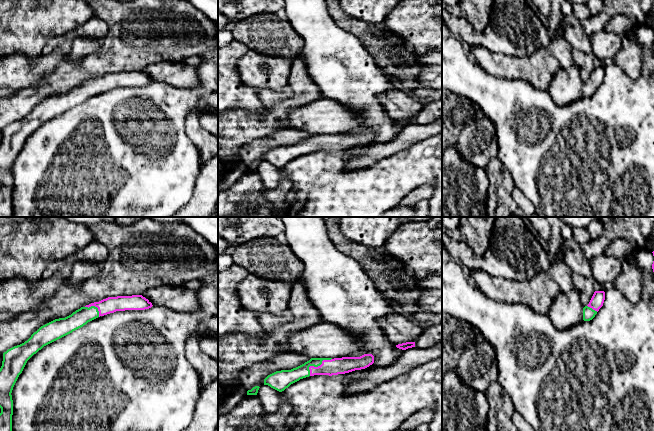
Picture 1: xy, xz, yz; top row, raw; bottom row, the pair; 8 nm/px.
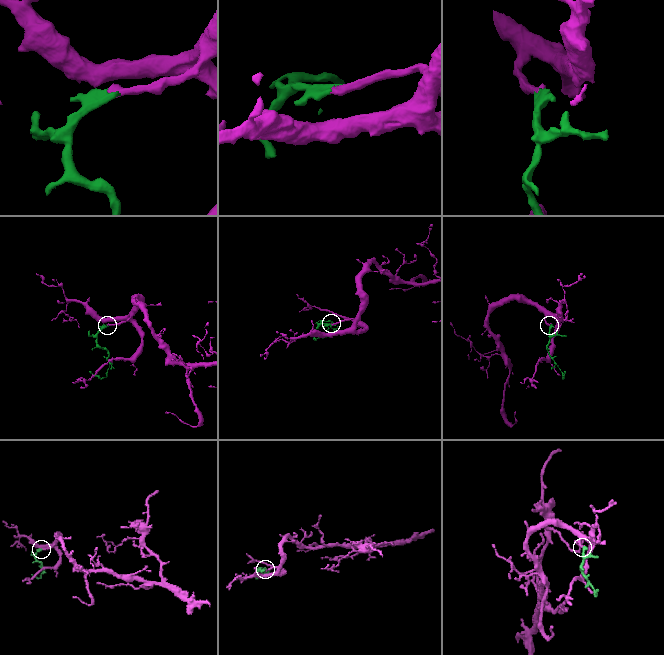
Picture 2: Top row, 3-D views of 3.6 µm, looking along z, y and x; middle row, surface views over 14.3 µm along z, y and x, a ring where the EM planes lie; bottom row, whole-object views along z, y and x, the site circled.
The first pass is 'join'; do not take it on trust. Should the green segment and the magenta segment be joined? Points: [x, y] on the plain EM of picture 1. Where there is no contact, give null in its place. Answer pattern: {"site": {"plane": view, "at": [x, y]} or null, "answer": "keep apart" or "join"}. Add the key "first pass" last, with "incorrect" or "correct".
{"site": {"plane": "xz", "at": [316, 142]}, "answer": "join", "first pass": "correct"}

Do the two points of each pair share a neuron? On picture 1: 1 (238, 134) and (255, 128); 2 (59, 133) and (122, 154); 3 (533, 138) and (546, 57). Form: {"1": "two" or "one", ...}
{"1": "one", "2": "one", "3": "two"}

